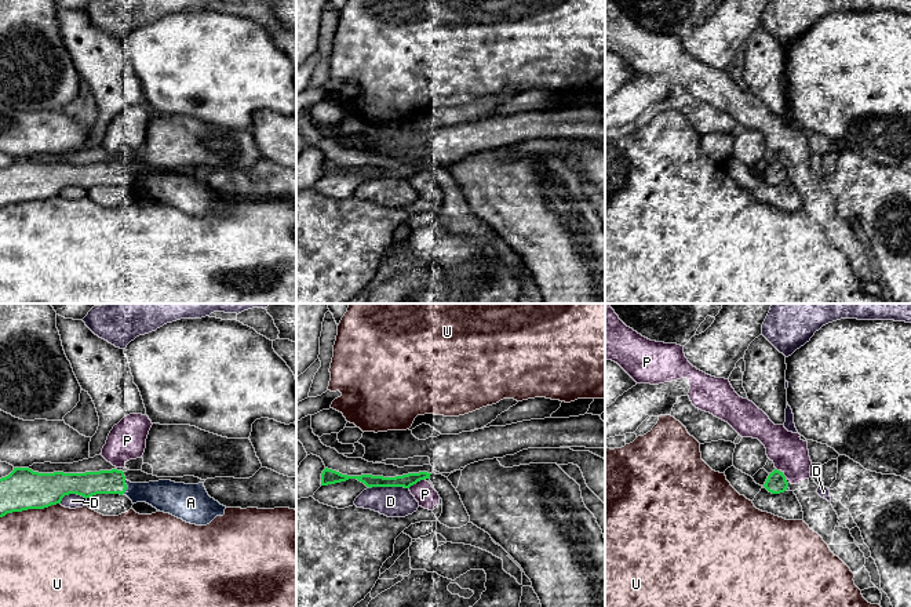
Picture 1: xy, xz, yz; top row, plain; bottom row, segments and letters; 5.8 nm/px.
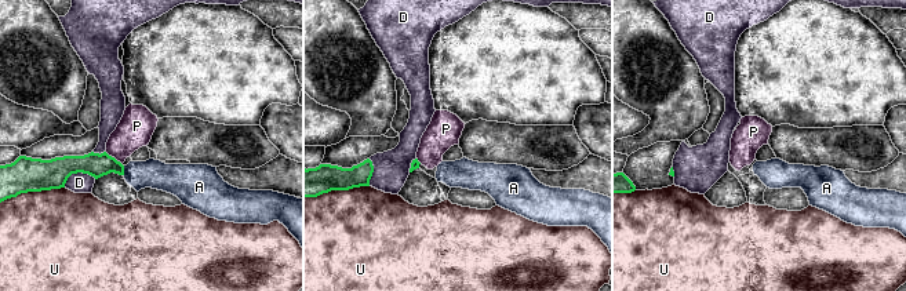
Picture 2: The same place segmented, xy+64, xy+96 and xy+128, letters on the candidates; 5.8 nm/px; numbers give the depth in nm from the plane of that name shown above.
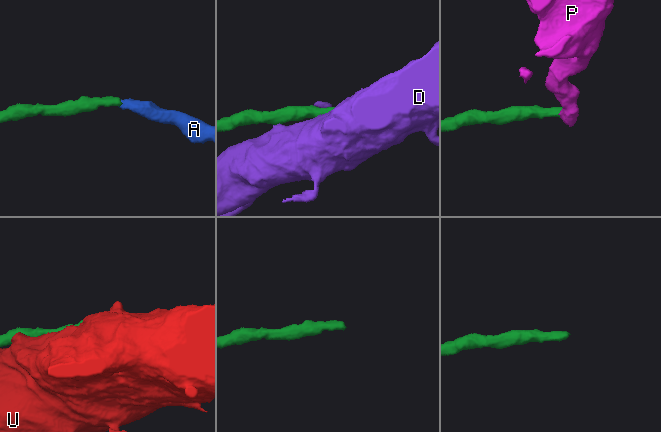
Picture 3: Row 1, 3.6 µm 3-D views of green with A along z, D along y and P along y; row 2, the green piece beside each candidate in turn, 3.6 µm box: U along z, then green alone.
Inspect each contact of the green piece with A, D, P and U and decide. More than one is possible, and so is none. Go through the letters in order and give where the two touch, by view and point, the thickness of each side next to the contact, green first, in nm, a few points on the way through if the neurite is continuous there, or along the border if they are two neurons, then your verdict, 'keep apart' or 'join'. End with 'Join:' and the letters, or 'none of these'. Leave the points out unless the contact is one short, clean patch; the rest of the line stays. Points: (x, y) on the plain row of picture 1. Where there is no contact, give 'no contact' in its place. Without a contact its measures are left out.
A: xy (126, 178) | 140/190 nm | join
D: xz (389, 177) | 80/180 nm | keep apart
P: xz (415, 174) | 80/120 nm | keep apart
U: xy (29, 199) | 240/480 nm | keep apart
Join: A

